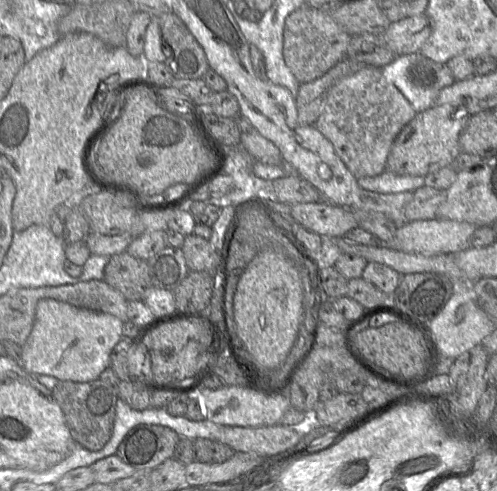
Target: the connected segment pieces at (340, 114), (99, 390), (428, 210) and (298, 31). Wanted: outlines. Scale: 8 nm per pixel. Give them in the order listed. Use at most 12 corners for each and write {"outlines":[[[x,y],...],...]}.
{"outlines":[[[382,69],[329,89],[314,126],[359,179],[416,114]],[[100,379],[51,390],[73,440],[110,440],[118,388]],[[422,186],[405,207],[407,222],[434,219],[447,190]],[[303,5],[283,29],[283,58],[311,82],[346,57],[352,35]]]}

